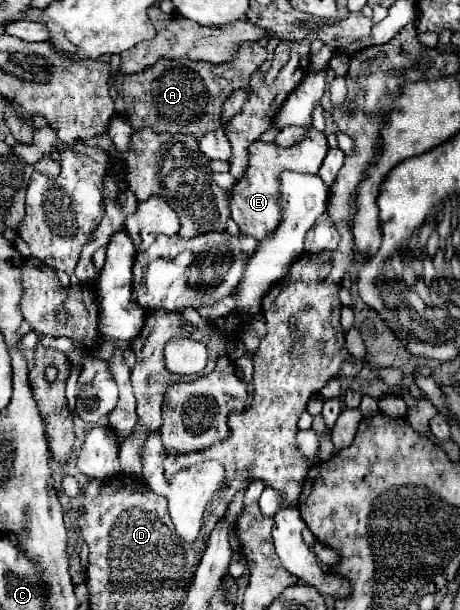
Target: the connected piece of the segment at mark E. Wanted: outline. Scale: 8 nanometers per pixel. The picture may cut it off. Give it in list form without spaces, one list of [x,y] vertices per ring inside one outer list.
[[[309,129],[307,137],[291,145],[287,149],[279,149],[275,141],[263,143],[255,141],[249,147],[249,169],[243,179],[235,183],[231,193],[231,219],[239,225],[243,235],[255,237],[257,241],[263,241],[275,233],[275,225],[279,225],[279,217],[283,217],[279,209],[279,173],[283,171],[299,171],[299,173],[317,174],[319,167],[323,165],[323,159],[327,155],[327,135],[317,129]]]

